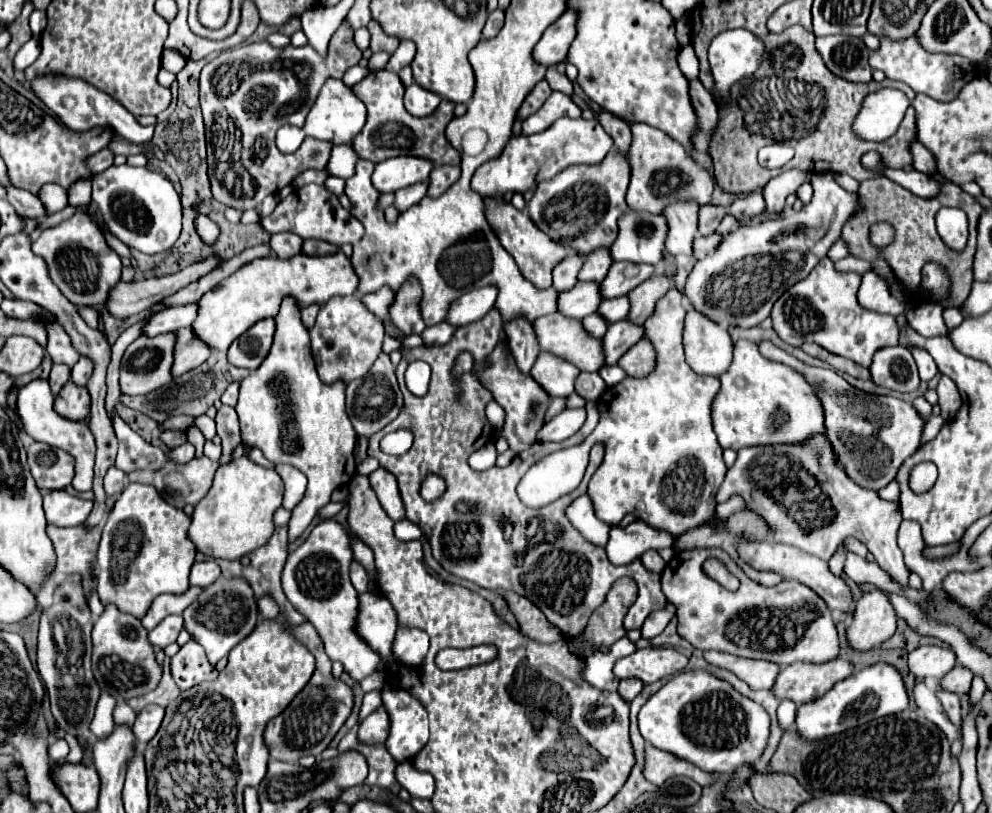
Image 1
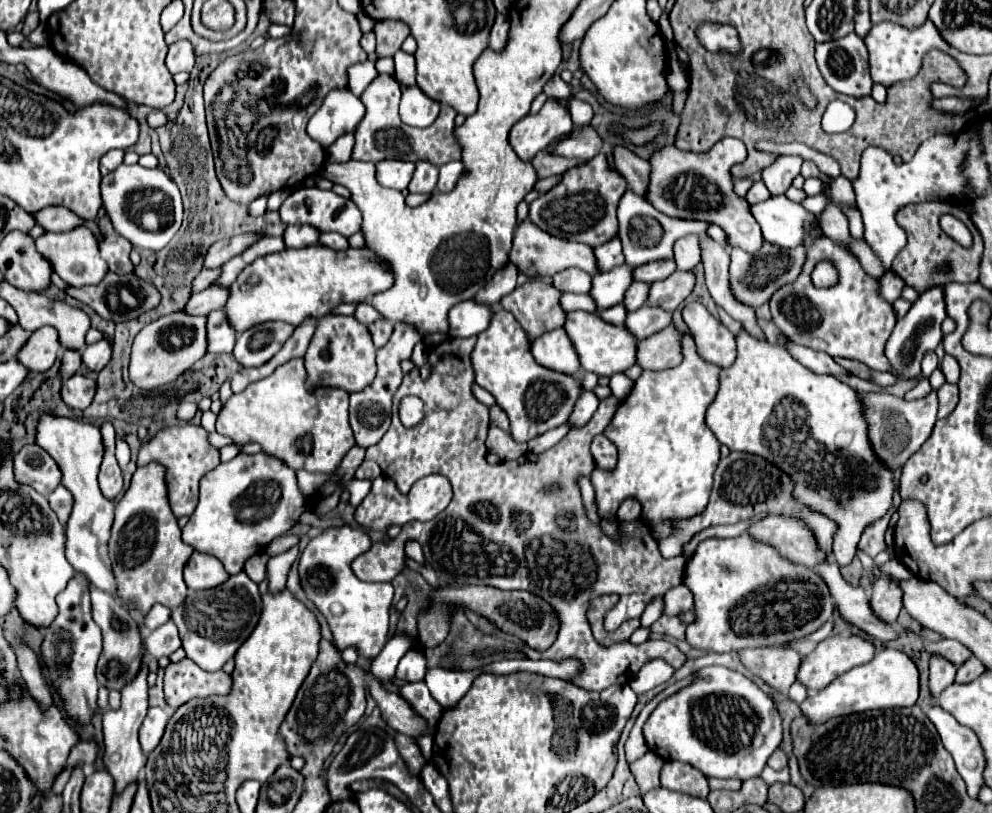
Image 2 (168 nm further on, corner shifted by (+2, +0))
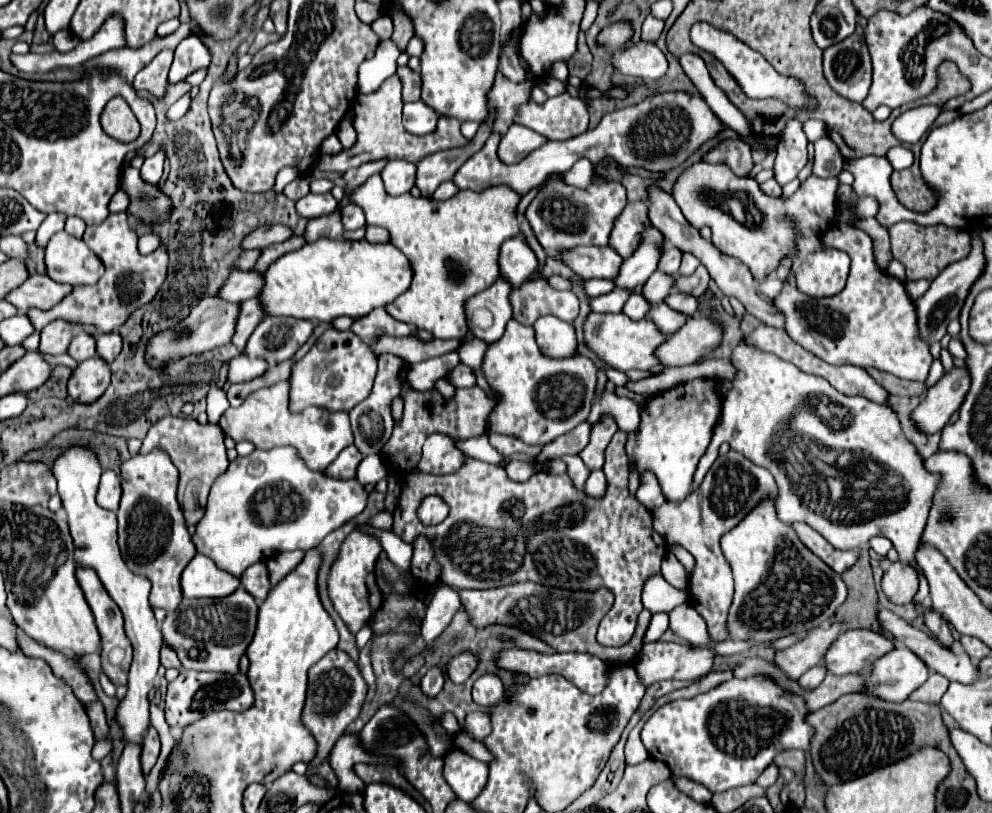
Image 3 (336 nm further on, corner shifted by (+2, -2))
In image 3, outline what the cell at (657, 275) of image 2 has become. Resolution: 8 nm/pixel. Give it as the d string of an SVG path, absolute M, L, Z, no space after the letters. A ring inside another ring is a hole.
M667 246L665 250L663 250L663 256L659 258L659 270L661 272L667 272L669 276L677 276L677 272L679 272L679 264L681 264L681 250L679 248L675 248L675 246Z

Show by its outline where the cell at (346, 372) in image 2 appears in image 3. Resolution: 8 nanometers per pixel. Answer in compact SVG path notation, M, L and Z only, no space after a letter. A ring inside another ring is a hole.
M329 328L321 334L321 338L315 342L315 346L293 366L291 370L291 400L289 400L289 408L291 412L301 412L307 406L319 406L319 408L327 408L331 412L343 410L349 412L355 404L363 402L371 388L373 388L373 380L377 374L377 356L371 350L369 344L365 344L355 332L351 330L335 330Z

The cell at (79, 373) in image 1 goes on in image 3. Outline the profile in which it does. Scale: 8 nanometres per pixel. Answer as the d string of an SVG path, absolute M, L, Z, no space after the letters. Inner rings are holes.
M117 332L97 336L97 356L101 360L107 360L107 364L111 364L111 360L115 360L119 352L121 352L121 336Z

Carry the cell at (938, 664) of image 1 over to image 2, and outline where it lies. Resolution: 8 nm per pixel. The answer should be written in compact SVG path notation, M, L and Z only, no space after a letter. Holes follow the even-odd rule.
M947 638L929 644L927 652L929 654L943 654L943 656L951 658L951 662L955 662L955 666L961 666L971 656L971 650L965 644L961 644L957 640L947 640Z

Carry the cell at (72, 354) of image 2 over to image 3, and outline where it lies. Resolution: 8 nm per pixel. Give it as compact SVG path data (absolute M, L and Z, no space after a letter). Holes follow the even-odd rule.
M79 332L73 340L71 340L71 346L69 346L69 352L67 352L75 362L81 362L81 360L89 360L95 356L95 338L89 336L87 332Z

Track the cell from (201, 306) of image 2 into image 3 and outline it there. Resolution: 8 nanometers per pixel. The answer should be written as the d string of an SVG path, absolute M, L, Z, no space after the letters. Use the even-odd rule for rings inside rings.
M233 272L223 288L219 288L219 300L237 300L237 302L243 302L243 300L249 300L251 296L257 296L259 290L263 286L263 278L261 274L257 272Z

